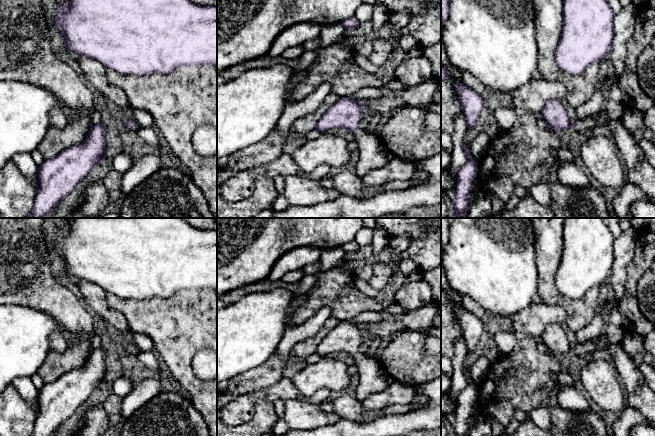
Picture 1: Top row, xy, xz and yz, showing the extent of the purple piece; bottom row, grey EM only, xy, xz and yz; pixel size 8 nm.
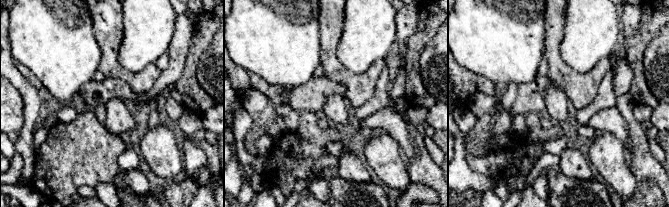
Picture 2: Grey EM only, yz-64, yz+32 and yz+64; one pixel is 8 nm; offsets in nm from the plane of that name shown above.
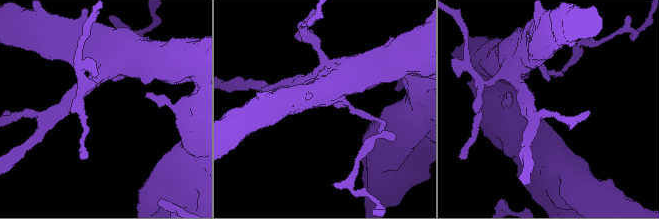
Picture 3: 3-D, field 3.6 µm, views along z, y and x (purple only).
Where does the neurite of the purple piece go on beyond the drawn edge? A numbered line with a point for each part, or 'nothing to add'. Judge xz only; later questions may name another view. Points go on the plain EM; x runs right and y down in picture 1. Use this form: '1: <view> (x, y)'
1: xz (371, 380)

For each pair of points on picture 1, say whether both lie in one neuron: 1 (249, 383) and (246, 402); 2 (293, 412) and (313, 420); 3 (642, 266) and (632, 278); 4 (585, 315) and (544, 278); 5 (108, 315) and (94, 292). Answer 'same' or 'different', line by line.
1: different
2: same
3: same
4: same
5: same

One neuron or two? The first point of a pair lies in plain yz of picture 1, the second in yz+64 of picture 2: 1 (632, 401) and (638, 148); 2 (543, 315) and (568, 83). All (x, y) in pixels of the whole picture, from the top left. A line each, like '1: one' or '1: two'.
1: one
2: two

